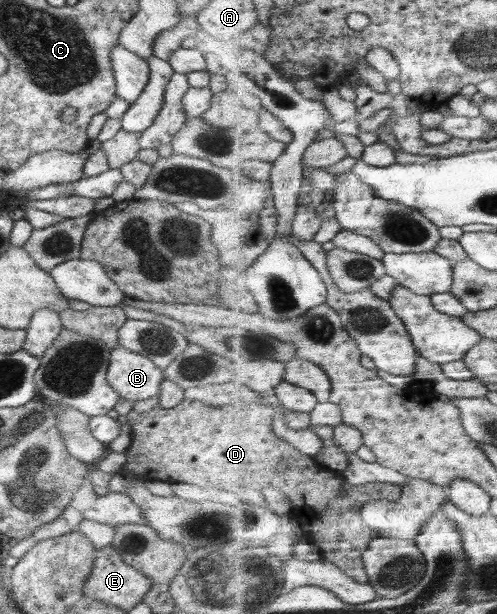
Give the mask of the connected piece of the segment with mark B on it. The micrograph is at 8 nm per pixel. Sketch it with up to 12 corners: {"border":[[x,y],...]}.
{"border":[[120,346],[106,374],[129,401],[158,396],[164,370]]}

